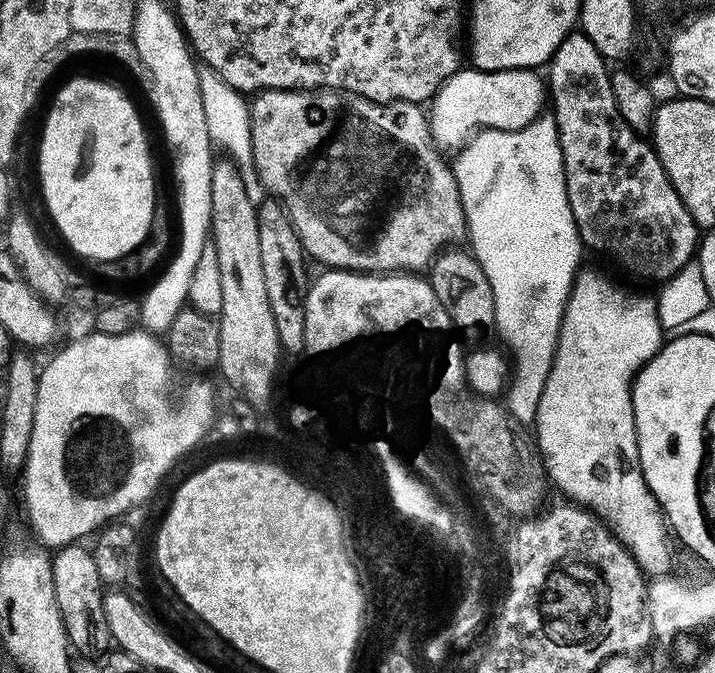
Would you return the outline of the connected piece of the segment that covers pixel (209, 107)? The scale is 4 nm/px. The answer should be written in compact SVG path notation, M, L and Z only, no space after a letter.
M206 66L197 69L199 74L199 90L202 94L203 113L206 114L207 134L213 143L222 146L238 167L242 174L244 189L248 201L259 207L266 199L266 193L261 186L260 176L256 173L252 160L252 121L251 109L247 99L239 92L233 90L228 84L218 78L216 72Z

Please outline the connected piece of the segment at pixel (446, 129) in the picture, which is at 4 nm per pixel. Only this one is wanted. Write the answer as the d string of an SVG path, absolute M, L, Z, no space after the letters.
M472 66L454 73L430 101L432 143L440 150L459 150L465 147L469 137L481 130L517 132L525 128L546 108L546 80L540 74L530 68L482 72Z

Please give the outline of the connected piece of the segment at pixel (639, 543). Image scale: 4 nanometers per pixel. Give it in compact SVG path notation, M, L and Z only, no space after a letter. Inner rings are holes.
M577 271L576 279L572 282L572 292L568 296L568 304L564 307L556 357L552 360L552 369L546 378L542 398L538 402L534 440L538 445L547 479L552 479L564 491L561 493L567 499L607 521L622 543L628 547L640 569L649 577L655 578L673 571L674 536L664 518L664 509L649 490L644 472L640 468L634 381L640 369L662 347L662 329L660 318L656 314L656 300L648 296L635 296L634 293L619 288L614 281L607 280L600 272L584 271Z

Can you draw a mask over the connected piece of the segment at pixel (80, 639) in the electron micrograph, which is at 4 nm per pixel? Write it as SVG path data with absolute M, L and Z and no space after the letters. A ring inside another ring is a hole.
M83 543L67 544L52 556L54 596L62 614L64 629L68 631L68 643L77 653L96 654L107 644L113 643L110 626L106 622L104 593L106 585L99 577L93 553L83 548Z

